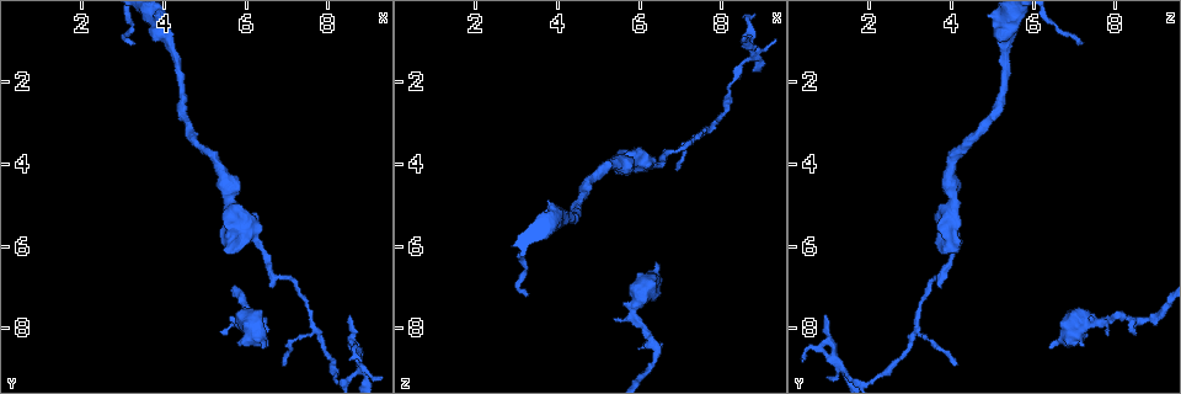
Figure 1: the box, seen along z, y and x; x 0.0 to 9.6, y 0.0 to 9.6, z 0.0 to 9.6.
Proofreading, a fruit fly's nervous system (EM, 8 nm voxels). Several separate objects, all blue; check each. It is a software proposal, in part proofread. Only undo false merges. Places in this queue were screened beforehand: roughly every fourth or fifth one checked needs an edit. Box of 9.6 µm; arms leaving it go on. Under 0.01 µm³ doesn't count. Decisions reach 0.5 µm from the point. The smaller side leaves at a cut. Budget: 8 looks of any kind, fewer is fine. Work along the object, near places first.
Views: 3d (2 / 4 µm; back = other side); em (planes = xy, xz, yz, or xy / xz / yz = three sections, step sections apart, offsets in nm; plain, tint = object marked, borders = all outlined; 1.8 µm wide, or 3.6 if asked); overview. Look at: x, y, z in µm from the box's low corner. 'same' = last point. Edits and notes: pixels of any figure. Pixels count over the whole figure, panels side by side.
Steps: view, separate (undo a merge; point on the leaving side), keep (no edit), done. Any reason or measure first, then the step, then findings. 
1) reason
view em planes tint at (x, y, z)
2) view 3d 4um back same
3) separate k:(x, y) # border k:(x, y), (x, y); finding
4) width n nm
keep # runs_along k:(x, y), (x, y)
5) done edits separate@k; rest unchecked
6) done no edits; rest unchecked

a fork
view 3d 4um at (8.70, 8.65, 1.10)

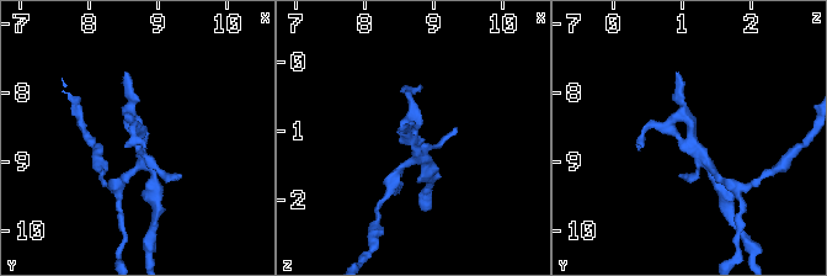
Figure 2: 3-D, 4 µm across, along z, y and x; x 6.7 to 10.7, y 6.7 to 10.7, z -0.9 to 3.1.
now the EM
view em xy step 4 tint at (8.70, 8.70, 1.10)

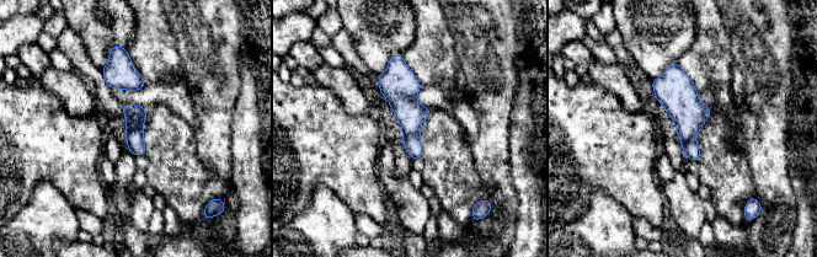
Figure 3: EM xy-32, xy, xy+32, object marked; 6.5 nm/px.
cut it another way
view em yz step 8 tint same

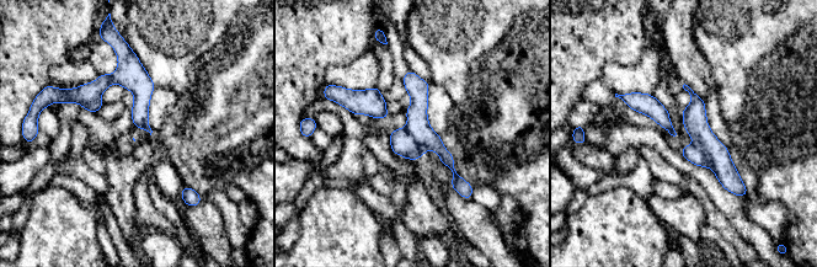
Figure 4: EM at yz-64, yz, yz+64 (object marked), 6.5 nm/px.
width 110 nm
keep # all the same neuron

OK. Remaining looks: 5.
branch point
view 3d 2um at (5.95, 5.55, 3.90)

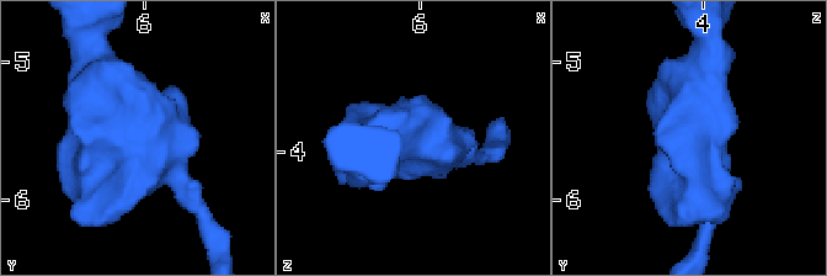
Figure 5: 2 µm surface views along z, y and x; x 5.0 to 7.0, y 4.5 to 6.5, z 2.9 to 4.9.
need the tissue
view em planes tint at (5.94, 5.54, 3.84)

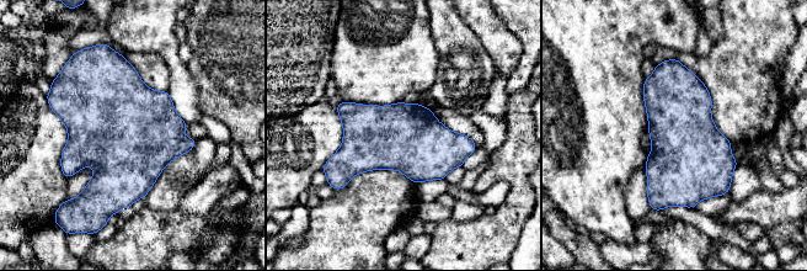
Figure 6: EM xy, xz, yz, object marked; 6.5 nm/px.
width 440 nm
keep # continuous, no second neuron

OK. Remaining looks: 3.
abrupt turn
view em planes tint at (6.45, 7.75, 8.75)

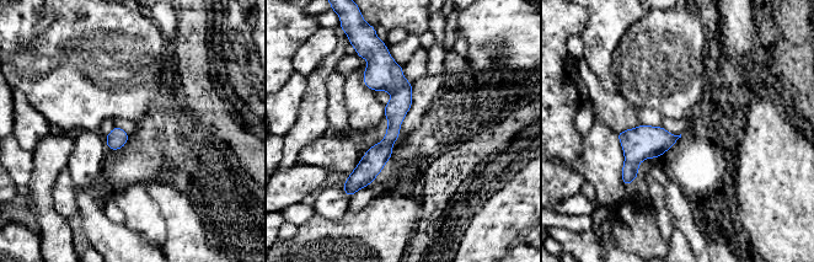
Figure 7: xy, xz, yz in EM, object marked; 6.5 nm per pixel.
width 120 nm
keep # runs_along 7:(385, 59), (394, 132), (355, 186); all the same neuron

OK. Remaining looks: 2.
done no edits; rest unchecked

